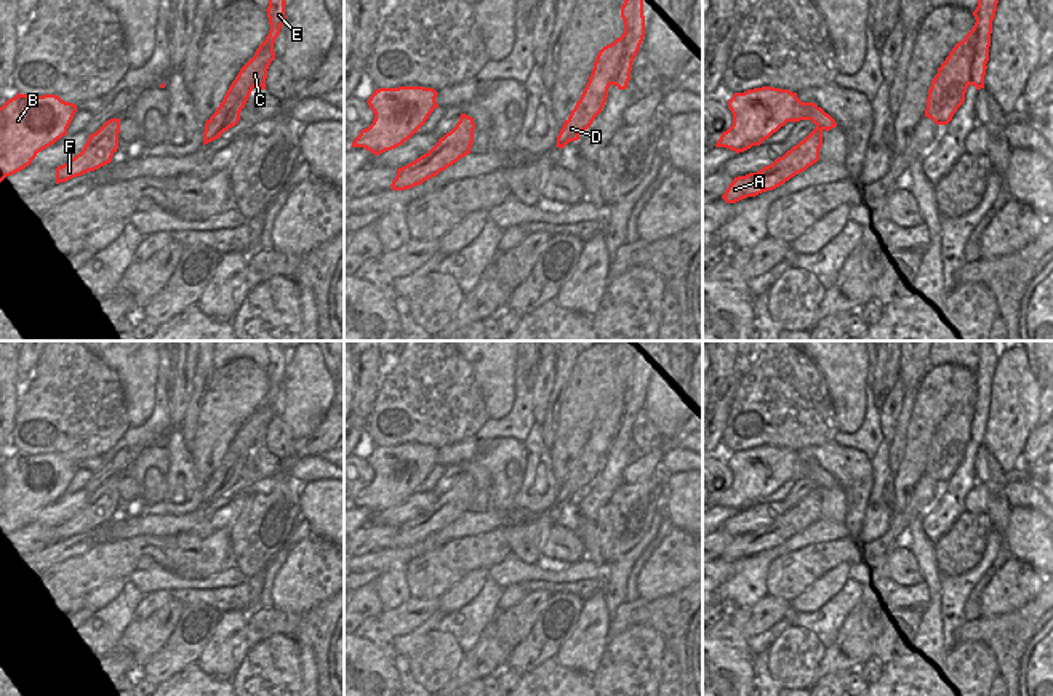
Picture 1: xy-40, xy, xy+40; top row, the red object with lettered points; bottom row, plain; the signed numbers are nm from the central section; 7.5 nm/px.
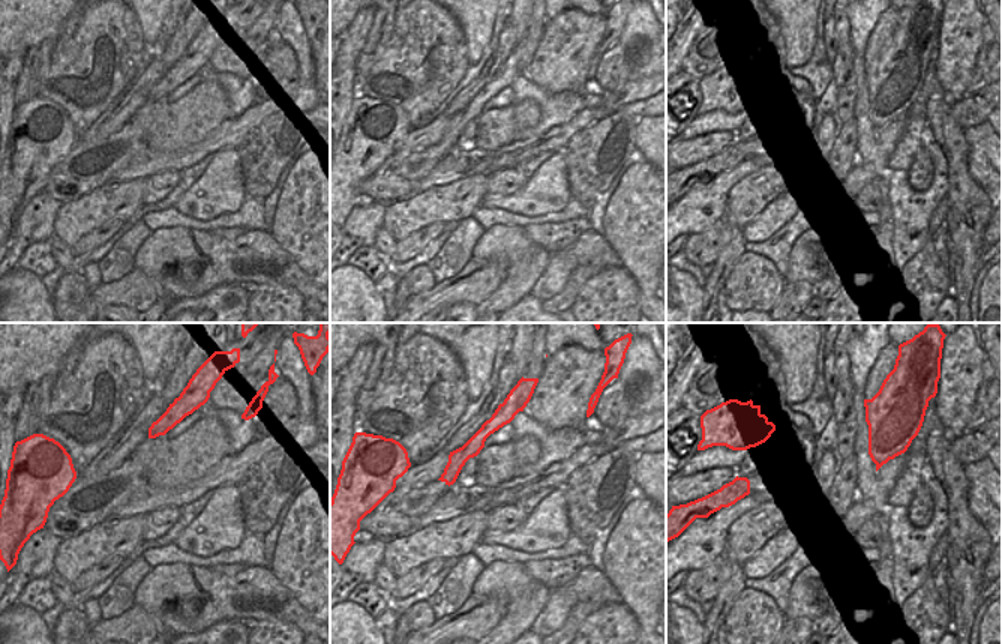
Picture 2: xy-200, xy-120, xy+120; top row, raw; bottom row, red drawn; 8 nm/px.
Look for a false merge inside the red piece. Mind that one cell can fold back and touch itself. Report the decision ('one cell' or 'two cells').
two cells

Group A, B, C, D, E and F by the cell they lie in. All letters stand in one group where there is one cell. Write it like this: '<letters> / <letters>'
A C D E F / B

